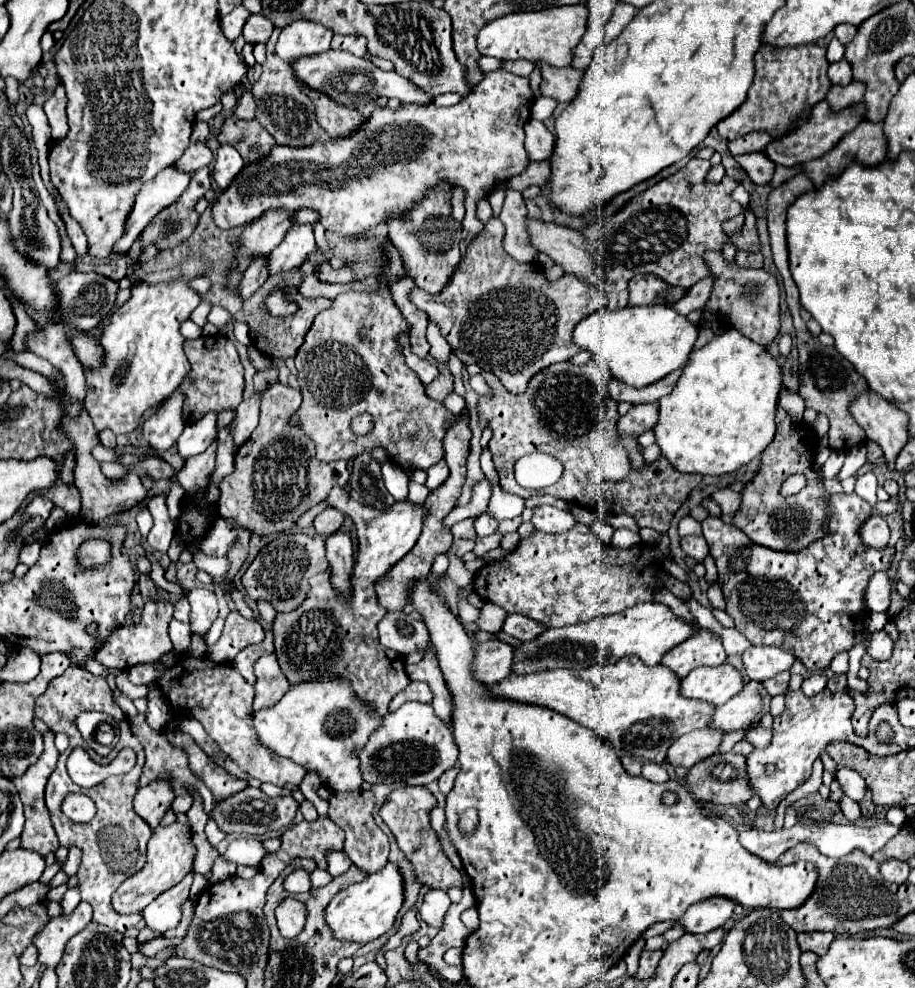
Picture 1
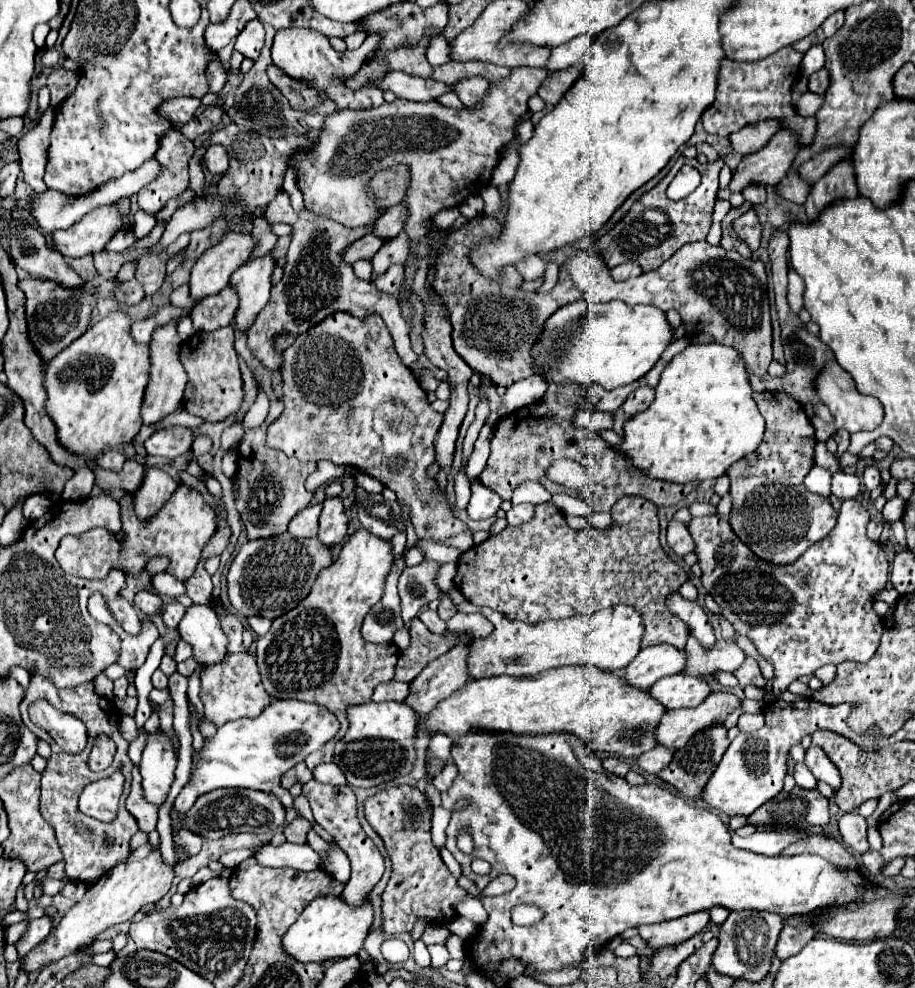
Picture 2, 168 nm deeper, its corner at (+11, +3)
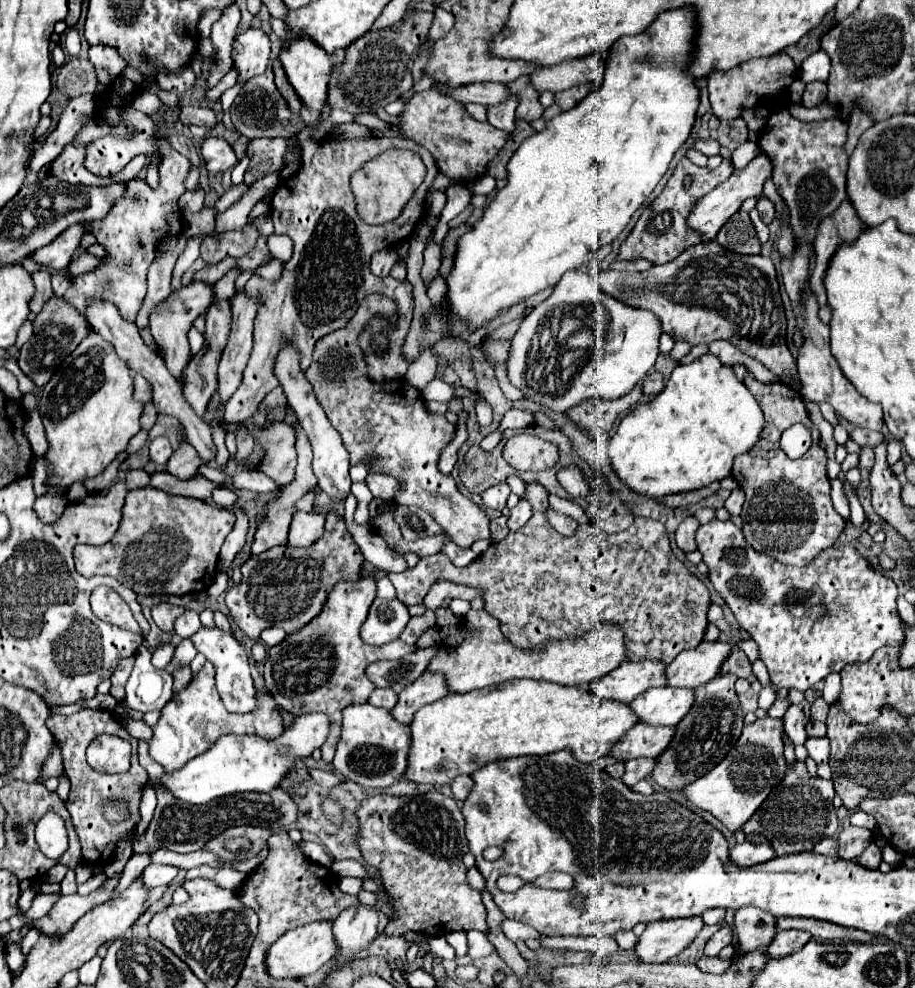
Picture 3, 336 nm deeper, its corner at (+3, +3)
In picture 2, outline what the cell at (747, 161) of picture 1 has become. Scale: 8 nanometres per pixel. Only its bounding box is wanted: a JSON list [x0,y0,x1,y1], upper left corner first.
[743,187,767,205]

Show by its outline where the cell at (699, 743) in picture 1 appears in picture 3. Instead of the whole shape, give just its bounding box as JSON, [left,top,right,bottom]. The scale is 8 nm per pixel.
[623,759,655,787]

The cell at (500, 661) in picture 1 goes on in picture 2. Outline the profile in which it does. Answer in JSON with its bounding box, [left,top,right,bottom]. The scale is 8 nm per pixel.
[405,647,469,715]

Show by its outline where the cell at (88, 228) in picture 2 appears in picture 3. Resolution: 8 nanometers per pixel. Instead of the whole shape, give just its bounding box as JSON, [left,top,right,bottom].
[33,225,89,269]

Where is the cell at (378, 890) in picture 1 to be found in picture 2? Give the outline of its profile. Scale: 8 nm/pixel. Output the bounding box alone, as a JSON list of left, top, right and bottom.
[283,897,373,963]

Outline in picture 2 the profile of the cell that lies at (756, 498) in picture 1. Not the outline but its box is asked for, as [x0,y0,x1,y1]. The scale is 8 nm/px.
[727,391,835,565]

